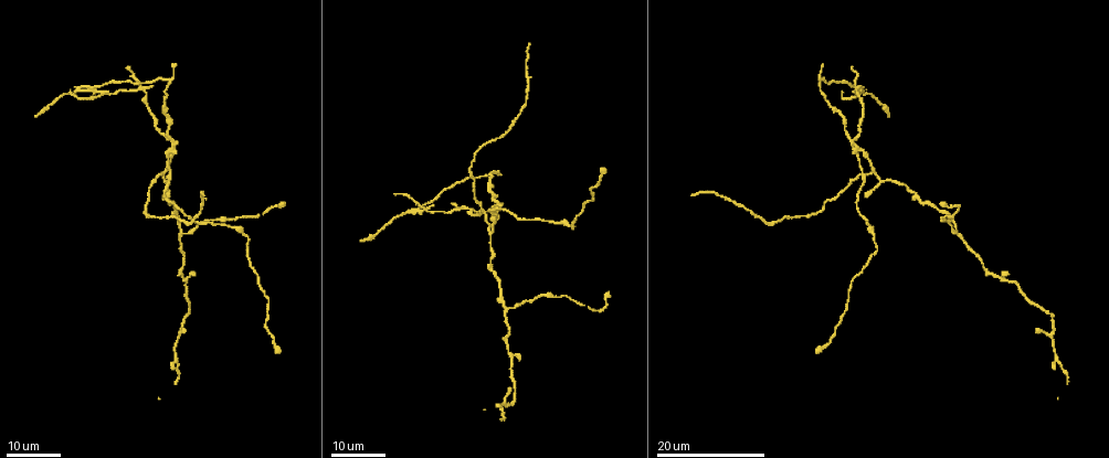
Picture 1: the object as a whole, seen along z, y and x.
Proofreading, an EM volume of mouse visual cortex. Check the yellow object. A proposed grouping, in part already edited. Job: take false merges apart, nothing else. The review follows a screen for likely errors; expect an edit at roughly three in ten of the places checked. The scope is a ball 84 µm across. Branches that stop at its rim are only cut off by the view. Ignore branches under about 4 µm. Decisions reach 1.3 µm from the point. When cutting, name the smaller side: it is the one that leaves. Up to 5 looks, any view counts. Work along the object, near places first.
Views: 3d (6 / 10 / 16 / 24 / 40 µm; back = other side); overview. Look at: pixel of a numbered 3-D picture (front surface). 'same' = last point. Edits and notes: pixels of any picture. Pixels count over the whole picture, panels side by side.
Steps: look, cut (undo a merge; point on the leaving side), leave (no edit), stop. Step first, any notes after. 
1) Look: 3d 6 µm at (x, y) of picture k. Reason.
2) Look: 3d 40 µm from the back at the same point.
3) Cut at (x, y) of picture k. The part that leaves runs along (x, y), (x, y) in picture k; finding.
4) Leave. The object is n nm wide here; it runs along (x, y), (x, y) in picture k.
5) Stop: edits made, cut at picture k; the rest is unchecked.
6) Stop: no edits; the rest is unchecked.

Look: 3d 24 µm at (960, 236) of picture 1. Three arms meet.

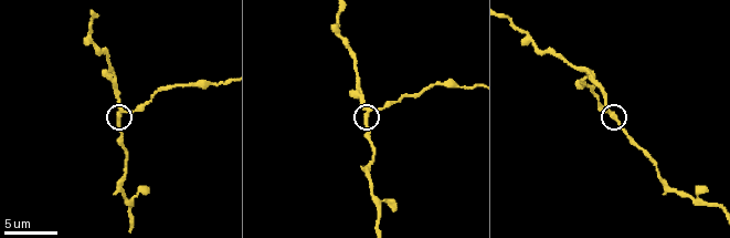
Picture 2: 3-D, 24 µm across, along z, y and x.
Look: 3d 6 µm at (368, 113) of picture 2. Zoom in.

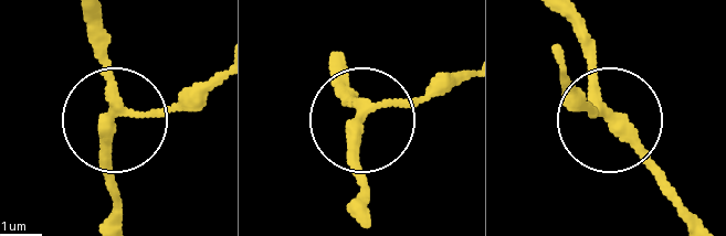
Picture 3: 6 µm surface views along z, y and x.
Leave. The object is 260 nm wide here; it runs along (560, 17), (606, 115), (575, 111) in picture 3; continuous, no second neuron.

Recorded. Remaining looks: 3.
Look: 3d 24 µm at (141, 85) of picture 1.

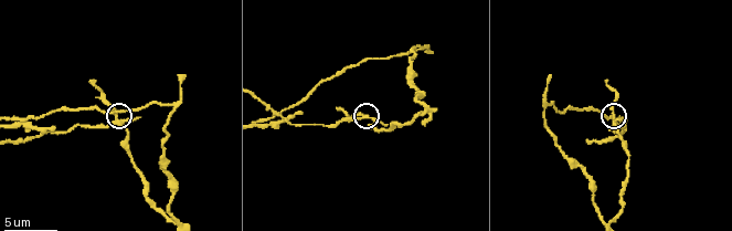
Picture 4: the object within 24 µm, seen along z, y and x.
Look: 3d 6 µm at (115, 119) of picture 4.

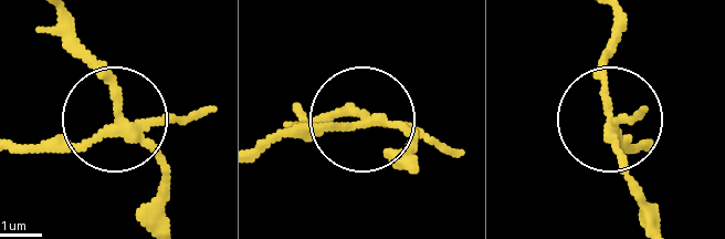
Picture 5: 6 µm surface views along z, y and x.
Cut at (63, 151) of picture 5. The object is 200 nm wide here; the part that leaves runs along (121, 127), (18, 148) in picture 5; two neurons meet here.

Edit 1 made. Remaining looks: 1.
Stop: edits made, cut at picture 5; the rest is unchecked.

